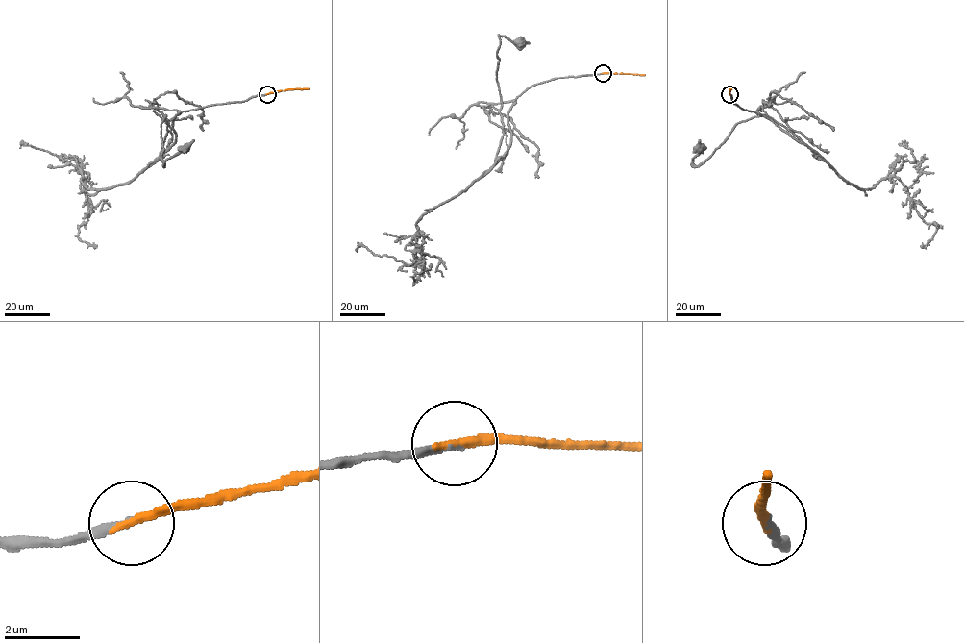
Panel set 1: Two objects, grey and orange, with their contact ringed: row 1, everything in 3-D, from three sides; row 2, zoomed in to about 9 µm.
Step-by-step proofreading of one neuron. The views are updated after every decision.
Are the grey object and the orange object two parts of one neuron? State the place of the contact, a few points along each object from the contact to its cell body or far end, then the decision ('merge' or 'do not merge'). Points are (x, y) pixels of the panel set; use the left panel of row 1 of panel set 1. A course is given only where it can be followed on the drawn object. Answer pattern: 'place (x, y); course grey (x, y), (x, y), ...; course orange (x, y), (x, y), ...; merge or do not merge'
place (267, 94); course grey (267, 94), (180, 111), (173, 119), (176, 141), (160, 158), (167, 132), (164, 115), (164, 166), (185, 147); course orange (267, 94), (308, 88); merge

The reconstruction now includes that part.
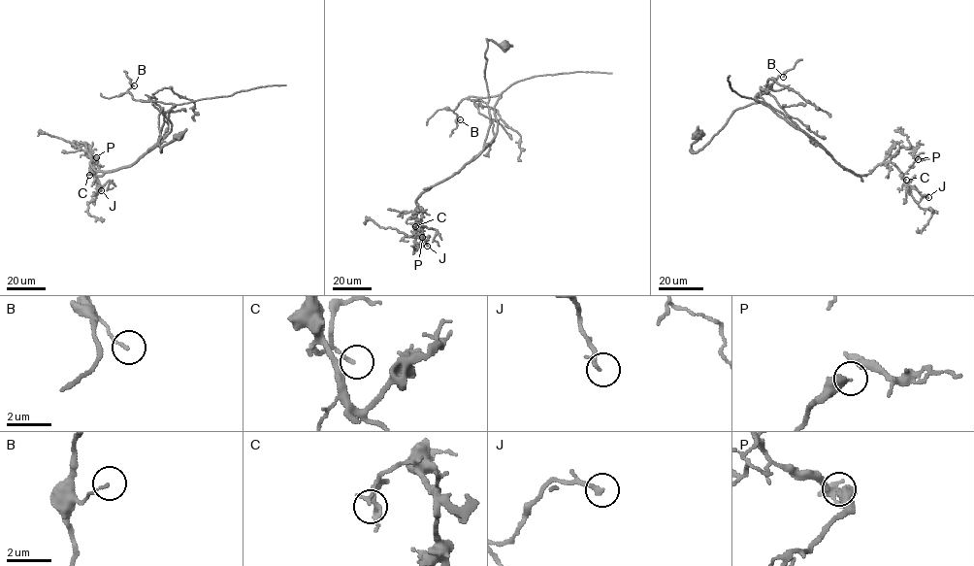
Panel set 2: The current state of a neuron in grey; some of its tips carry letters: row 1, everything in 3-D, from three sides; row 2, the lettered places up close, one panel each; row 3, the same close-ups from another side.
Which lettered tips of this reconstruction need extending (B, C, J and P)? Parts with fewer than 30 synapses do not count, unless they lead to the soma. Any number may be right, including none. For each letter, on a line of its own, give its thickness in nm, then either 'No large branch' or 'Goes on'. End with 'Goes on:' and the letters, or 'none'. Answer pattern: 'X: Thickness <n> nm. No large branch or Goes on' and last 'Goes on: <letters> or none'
B: Thickness 100 nm. No large branch
C: Thickness 150 nm. No large branch
J: Thickness 180 nm. No large branch
P: Thickness 320 nm. No large branch
Goes on: none

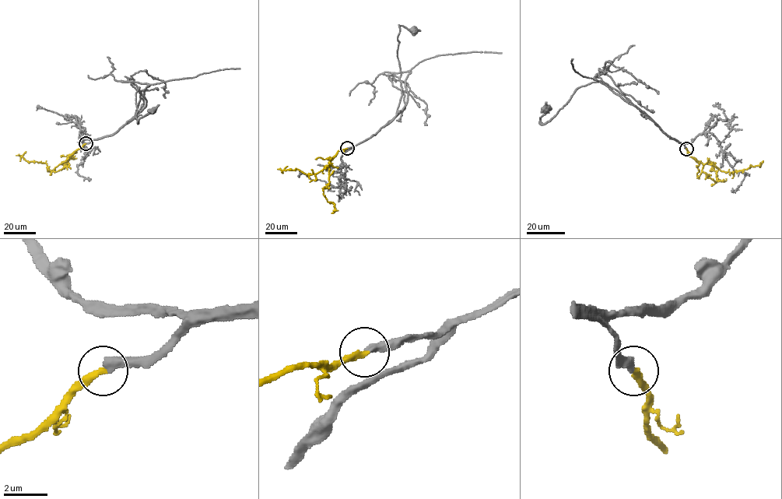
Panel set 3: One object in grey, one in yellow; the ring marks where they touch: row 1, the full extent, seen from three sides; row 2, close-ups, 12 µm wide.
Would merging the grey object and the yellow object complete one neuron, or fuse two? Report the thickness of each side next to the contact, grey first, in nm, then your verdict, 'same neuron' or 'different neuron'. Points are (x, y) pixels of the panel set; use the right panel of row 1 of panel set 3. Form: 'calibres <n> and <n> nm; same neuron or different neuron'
calibres 400 and 320 nm; same neuron

